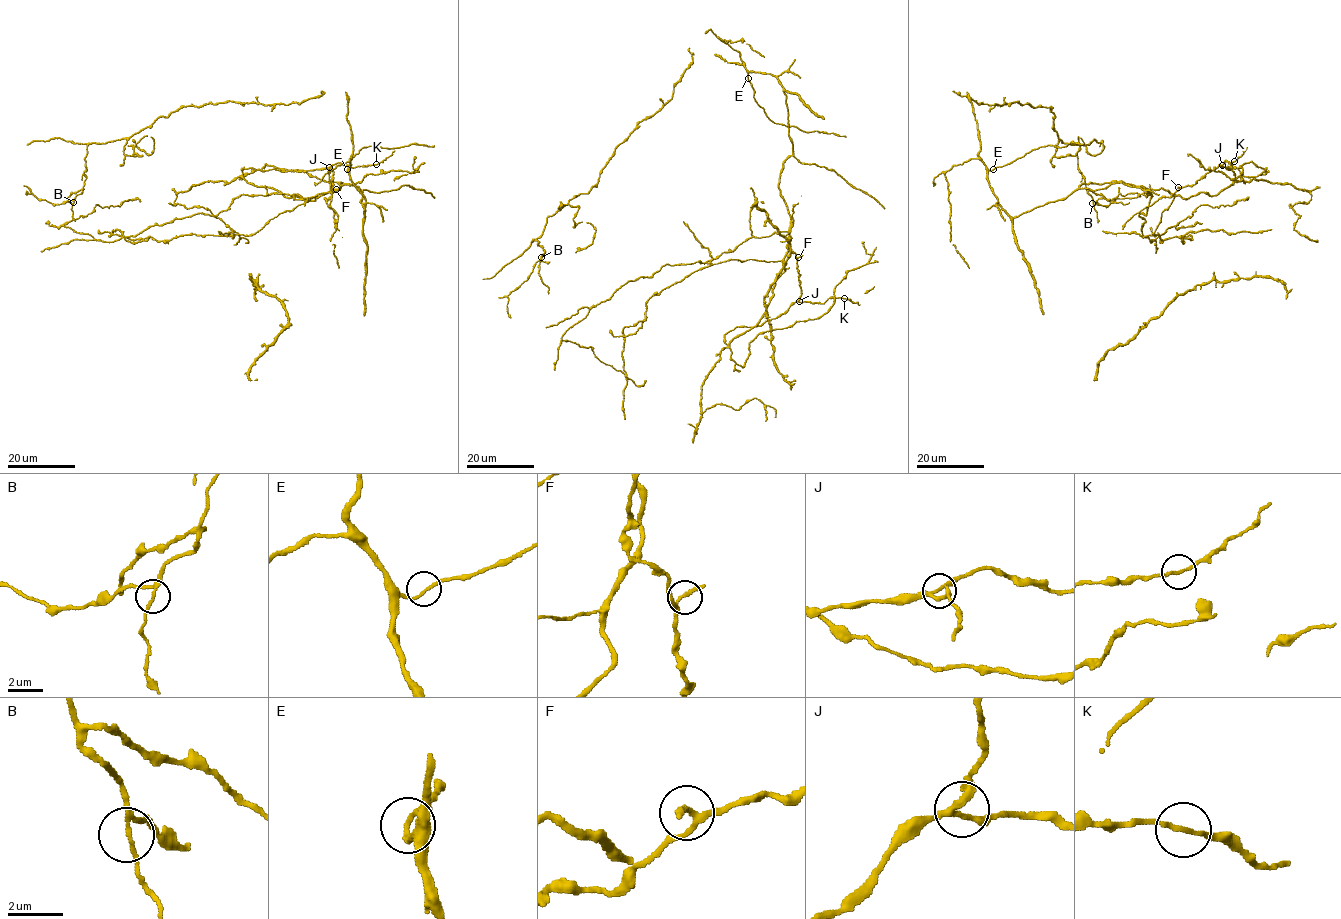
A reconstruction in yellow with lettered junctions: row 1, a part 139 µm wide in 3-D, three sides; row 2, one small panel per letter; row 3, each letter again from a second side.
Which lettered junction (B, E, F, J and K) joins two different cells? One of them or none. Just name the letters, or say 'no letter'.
no letter

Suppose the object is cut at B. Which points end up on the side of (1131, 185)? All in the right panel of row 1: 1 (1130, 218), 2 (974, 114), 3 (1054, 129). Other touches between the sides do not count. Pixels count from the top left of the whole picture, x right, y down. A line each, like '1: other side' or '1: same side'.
1: same side
2: other side
3: other side

